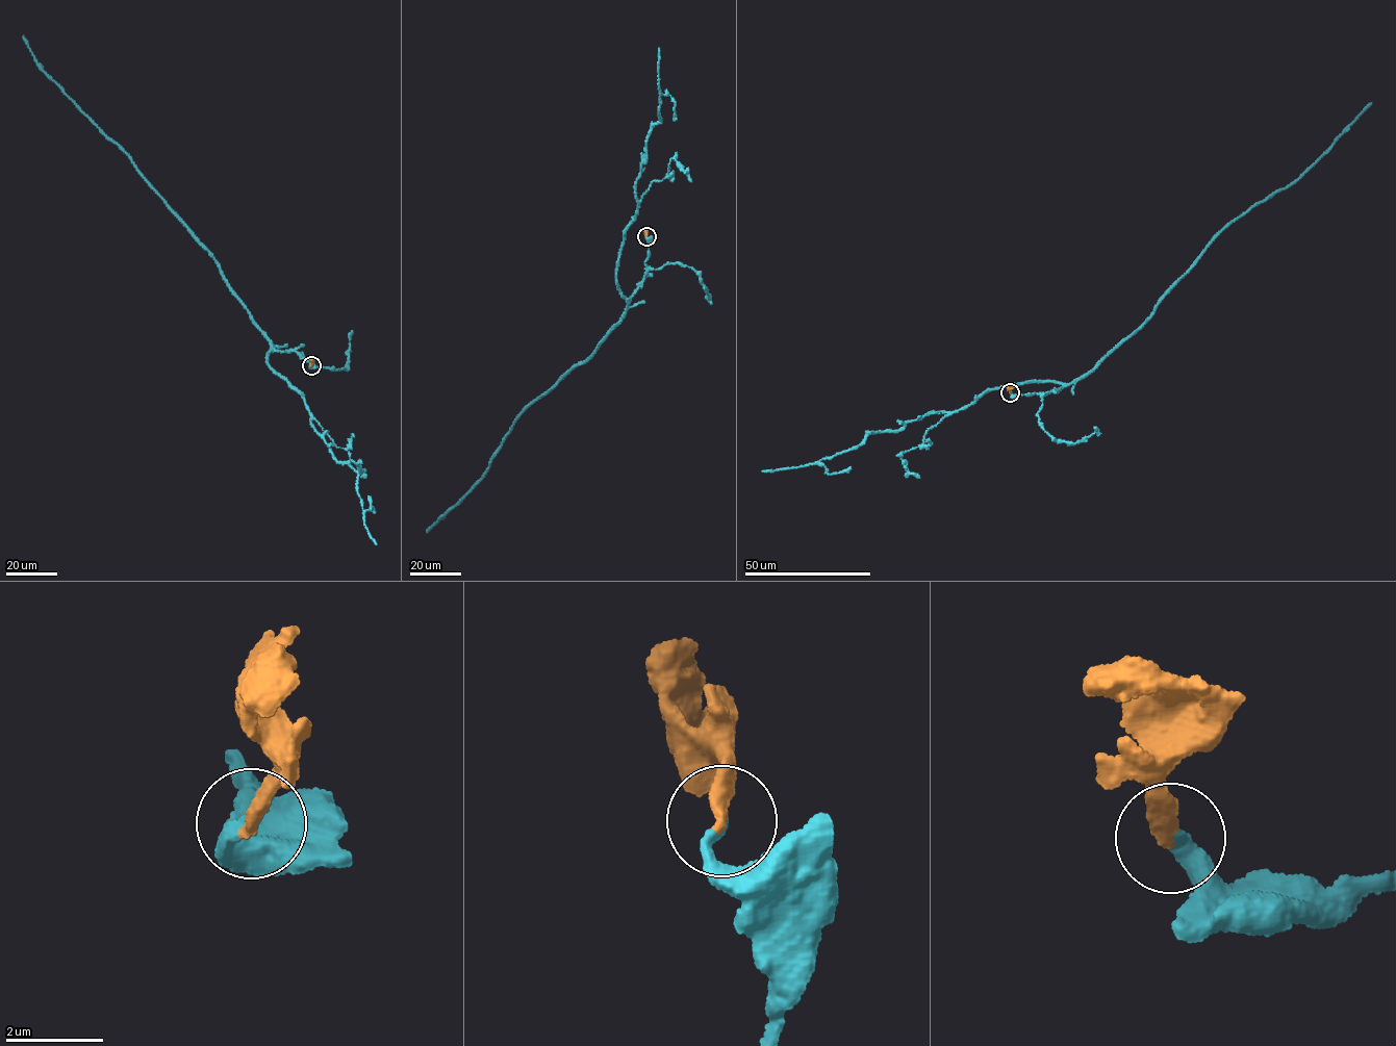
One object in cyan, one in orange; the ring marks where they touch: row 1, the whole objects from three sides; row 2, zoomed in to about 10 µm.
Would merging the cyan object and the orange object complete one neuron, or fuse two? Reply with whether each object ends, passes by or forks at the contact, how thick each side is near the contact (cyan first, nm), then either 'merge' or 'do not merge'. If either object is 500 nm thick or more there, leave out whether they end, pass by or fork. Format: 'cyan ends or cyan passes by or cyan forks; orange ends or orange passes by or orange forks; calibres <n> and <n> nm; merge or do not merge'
cyan ends; orange ends; calibres 240 and 360 nm; merge

